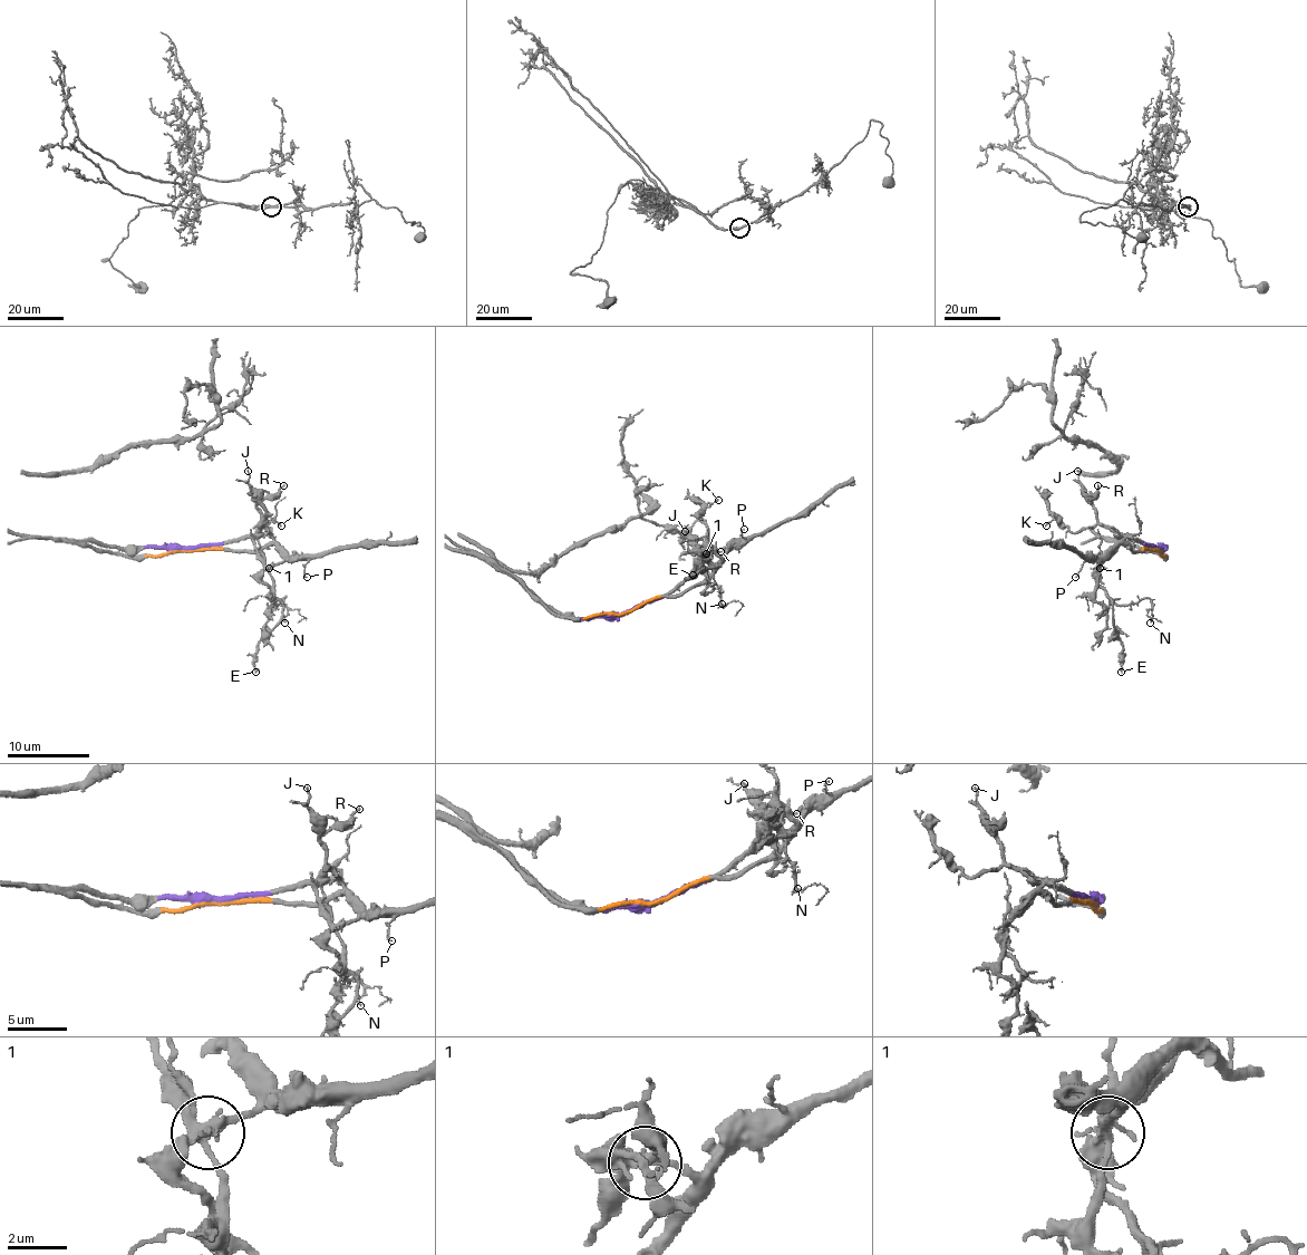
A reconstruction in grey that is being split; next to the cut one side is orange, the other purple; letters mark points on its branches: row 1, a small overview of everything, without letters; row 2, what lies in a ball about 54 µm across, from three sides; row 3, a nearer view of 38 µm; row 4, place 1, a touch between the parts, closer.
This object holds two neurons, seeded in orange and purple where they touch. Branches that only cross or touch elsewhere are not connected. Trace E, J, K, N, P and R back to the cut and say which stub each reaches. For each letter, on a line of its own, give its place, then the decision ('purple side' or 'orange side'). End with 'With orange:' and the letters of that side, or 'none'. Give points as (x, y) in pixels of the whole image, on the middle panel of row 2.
E: place (693, 575); orange side
J: place (685, 531); purple side
K: place (718, 500); purple side
N: place (722, 604); orange side
P: place (744, 529); orange side
R: place (720, 551); purple side
With orange: E, N, P

